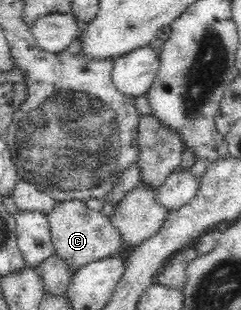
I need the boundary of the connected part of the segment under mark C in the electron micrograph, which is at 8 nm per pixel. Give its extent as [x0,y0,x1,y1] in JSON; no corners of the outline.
[46,200,130,269]

